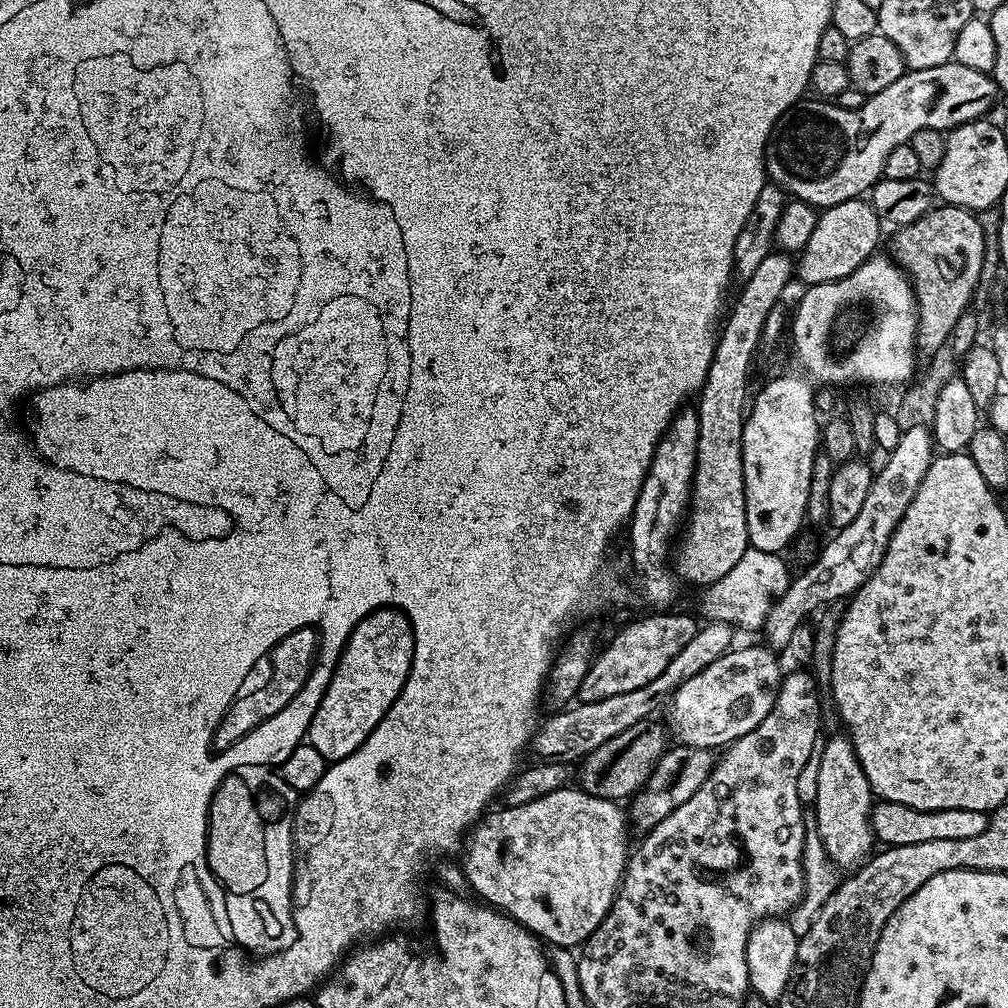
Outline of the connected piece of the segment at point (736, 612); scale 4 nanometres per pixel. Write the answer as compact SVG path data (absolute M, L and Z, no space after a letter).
M749 546L730 572L699 591L695 615L707 623L730 624L748 632L761 631L773 605L780 600L792 581L792 576L788 574L788 568L782 559L784 558L779 553Z

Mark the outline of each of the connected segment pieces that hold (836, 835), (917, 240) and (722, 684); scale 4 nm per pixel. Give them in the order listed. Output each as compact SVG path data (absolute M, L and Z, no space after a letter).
M844 734L829 735L824 741L822 766L818 766L814 827L822 840L826 854L837 869L855 869L873 851L873 805L874 793L858 762L858 754L854 750L851 739Z
M944 204L931 207L924 216L904 227L897 227L892 233L894 234L890 255L907 273L916 293L916 347L929 358L940 346L949 343L949 336L958 316L967 311L973 303L975 288L979 282L979 270L982 267L982 227L979 226L979 218L975 211Z
M733 647L725 652L722 658L718 658L718 662L710 662L706 670L694 674L694 678L686 678L686 682L678 686L678 690L672 693L666 704L666 712L668 708L666 728L677 745L720 750L734 743L740 736L750 734L756 729L758 722L762 722L762 718L770 714L778 698L782 671L780 672L780 660L776 657L779 655L771 647L763 647Z

